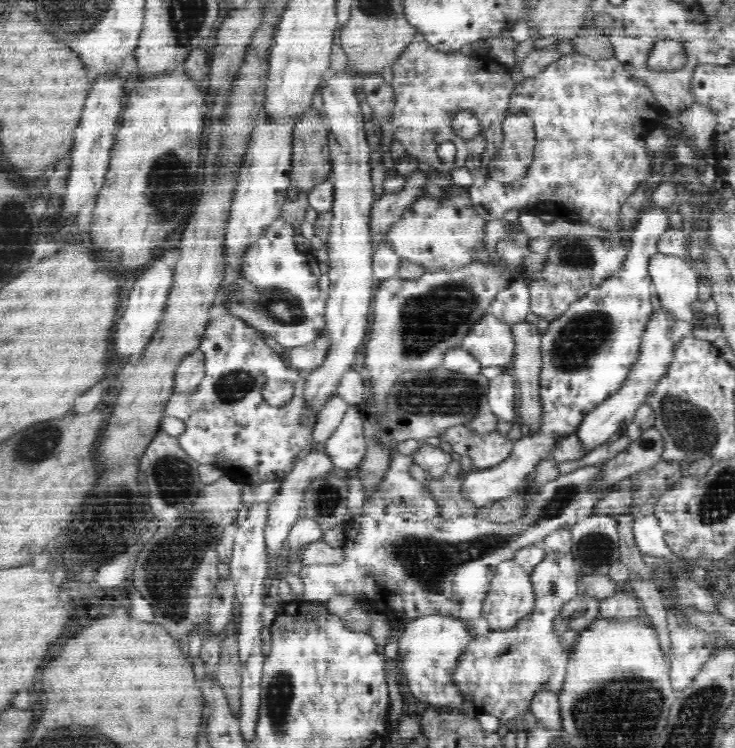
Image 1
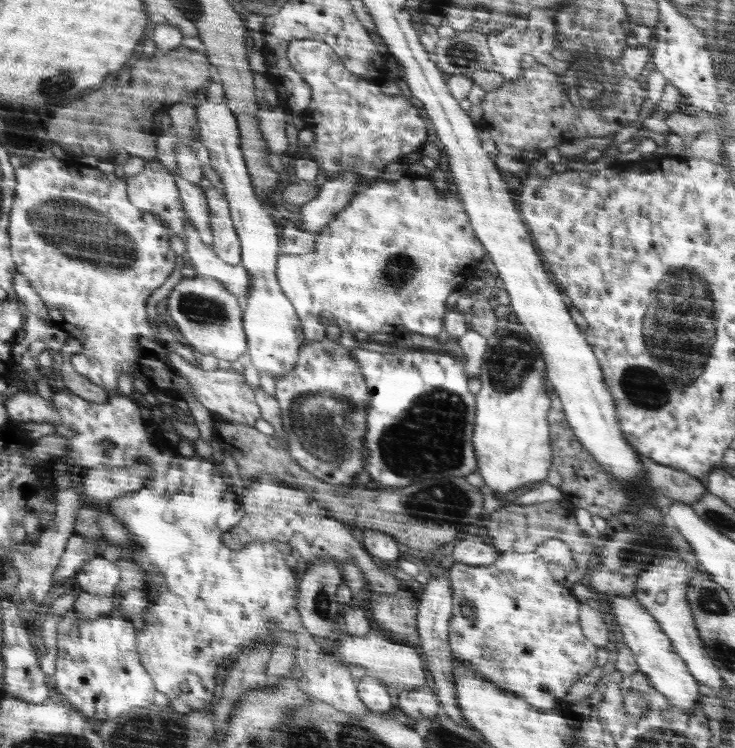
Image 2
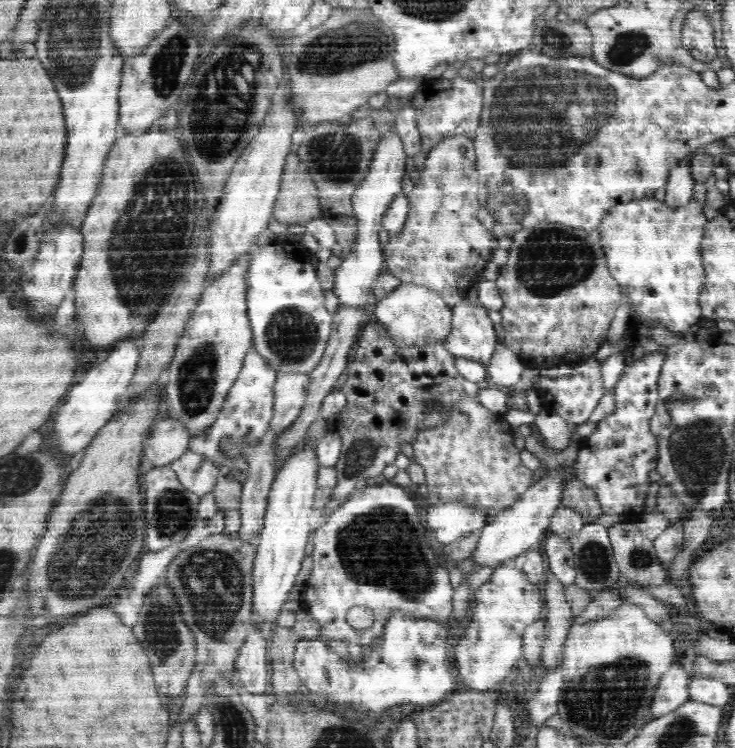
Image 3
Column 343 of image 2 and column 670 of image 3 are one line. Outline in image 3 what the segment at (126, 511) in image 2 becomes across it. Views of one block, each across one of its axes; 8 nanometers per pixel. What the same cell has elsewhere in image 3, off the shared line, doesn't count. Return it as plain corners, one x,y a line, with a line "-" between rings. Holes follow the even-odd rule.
672,663
668,672
662,676
656,688
656,696
652,702
652,718
676,710
688,700
690,686
688,672
680,663

